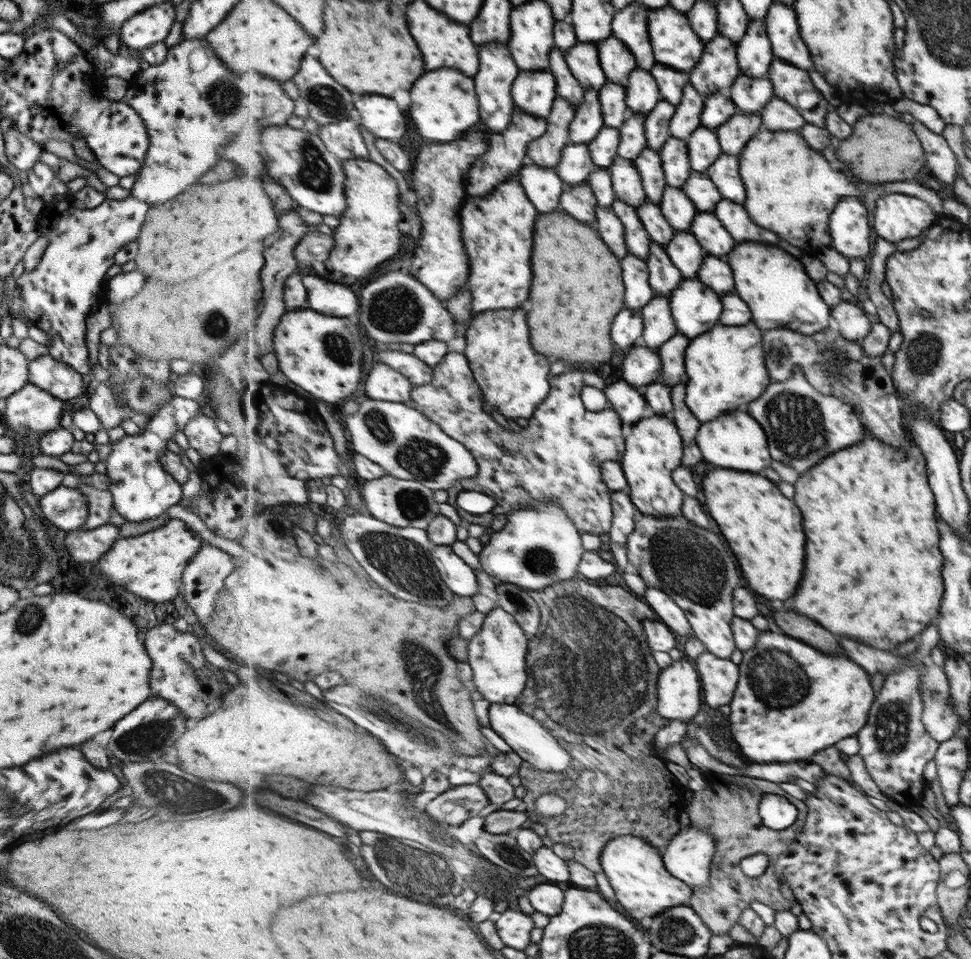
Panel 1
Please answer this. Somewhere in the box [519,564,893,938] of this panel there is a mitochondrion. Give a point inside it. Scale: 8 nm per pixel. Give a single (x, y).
(593, 666)

